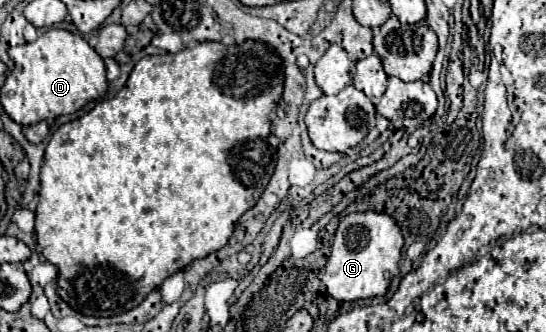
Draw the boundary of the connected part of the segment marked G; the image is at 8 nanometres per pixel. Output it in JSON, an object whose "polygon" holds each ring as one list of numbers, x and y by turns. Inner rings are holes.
{"polygon":[[355,211,341,217,333,235,331,255,327,259,323,283,337,301,355,301,385,295,391,277,399,273,399,259,403,249,403,233,397,221,379,211]]}

